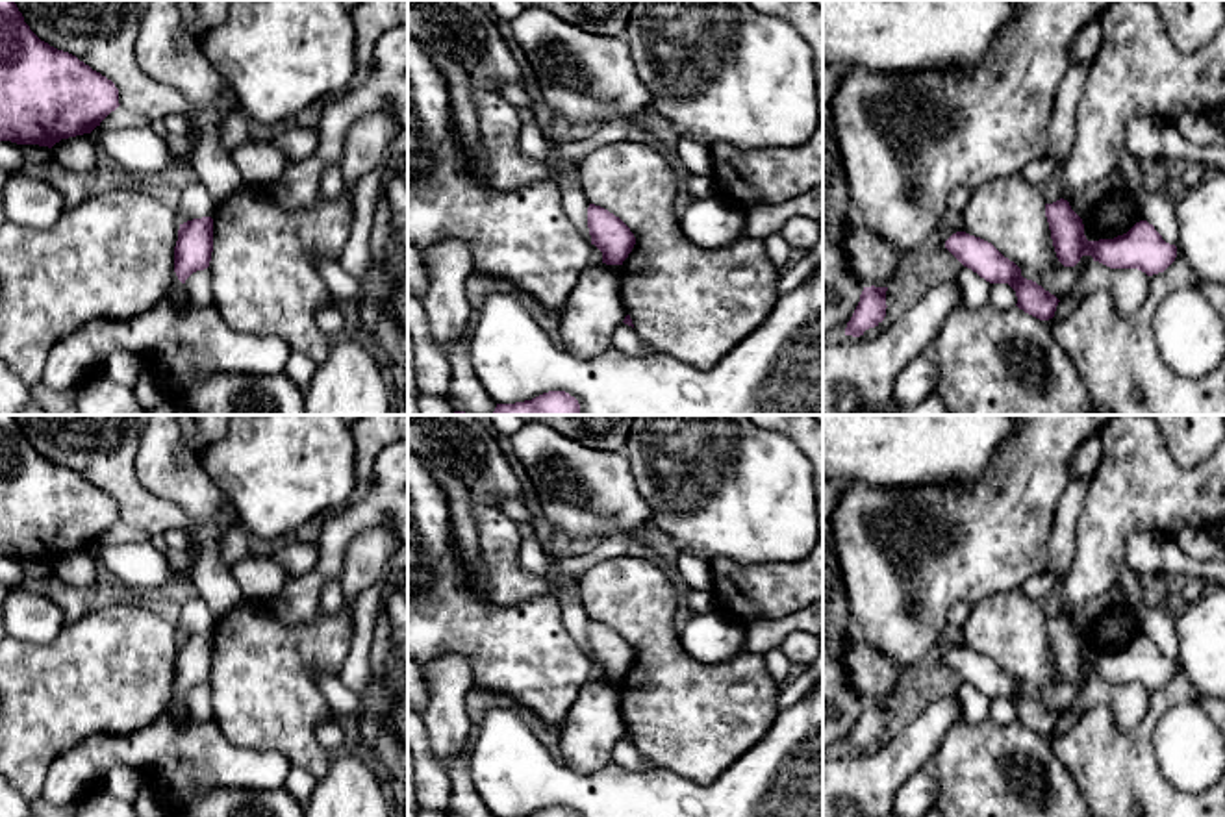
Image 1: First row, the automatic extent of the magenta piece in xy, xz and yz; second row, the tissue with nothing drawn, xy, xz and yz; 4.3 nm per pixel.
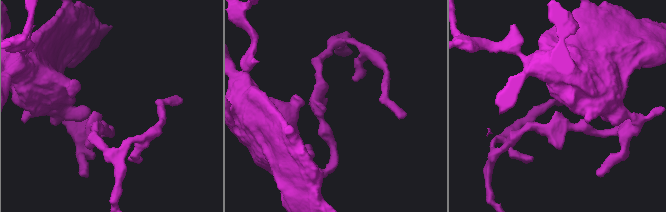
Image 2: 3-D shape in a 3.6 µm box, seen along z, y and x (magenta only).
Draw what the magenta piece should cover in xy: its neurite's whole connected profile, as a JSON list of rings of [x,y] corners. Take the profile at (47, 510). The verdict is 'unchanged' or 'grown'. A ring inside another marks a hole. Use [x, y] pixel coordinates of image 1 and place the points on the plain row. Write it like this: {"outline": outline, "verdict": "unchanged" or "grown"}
{"outline": [[[0,415],[0,556],[52,563],[61,554],[91,548],[119,521],[111,495],[41,456],[15,415]]], "verdict": "unchanged"}

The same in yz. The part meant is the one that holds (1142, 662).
{"outline": [[[1060,613],[1045,619],[1053,661],[1064,682],[1075,682],[1082,671],[1092,671],[1110,684],[1138,684],[1147,691],[1164,687],[1177,672],[1177,661],[1162,654],[1147,635],[1136,637],[1114,654],[1088,656],[1082,634]]], "verdict": "unchanged"}

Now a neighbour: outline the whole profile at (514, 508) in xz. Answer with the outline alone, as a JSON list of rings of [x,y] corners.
[[[499,498],[497,508],[513,522],[534,528],[536,521],[532,513],[526,509],[523,498]]]

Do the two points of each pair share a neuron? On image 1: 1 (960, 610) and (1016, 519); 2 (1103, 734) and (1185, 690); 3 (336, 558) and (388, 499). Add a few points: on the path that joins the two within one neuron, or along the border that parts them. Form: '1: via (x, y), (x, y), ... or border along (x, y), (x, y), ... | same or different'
1: border along (972, 604), (955, 604), (946, 623) | different
2: via (1123, 736), (1135, 736), (1164, 703) | same
3: via (336, 541), (371, 510) | same

